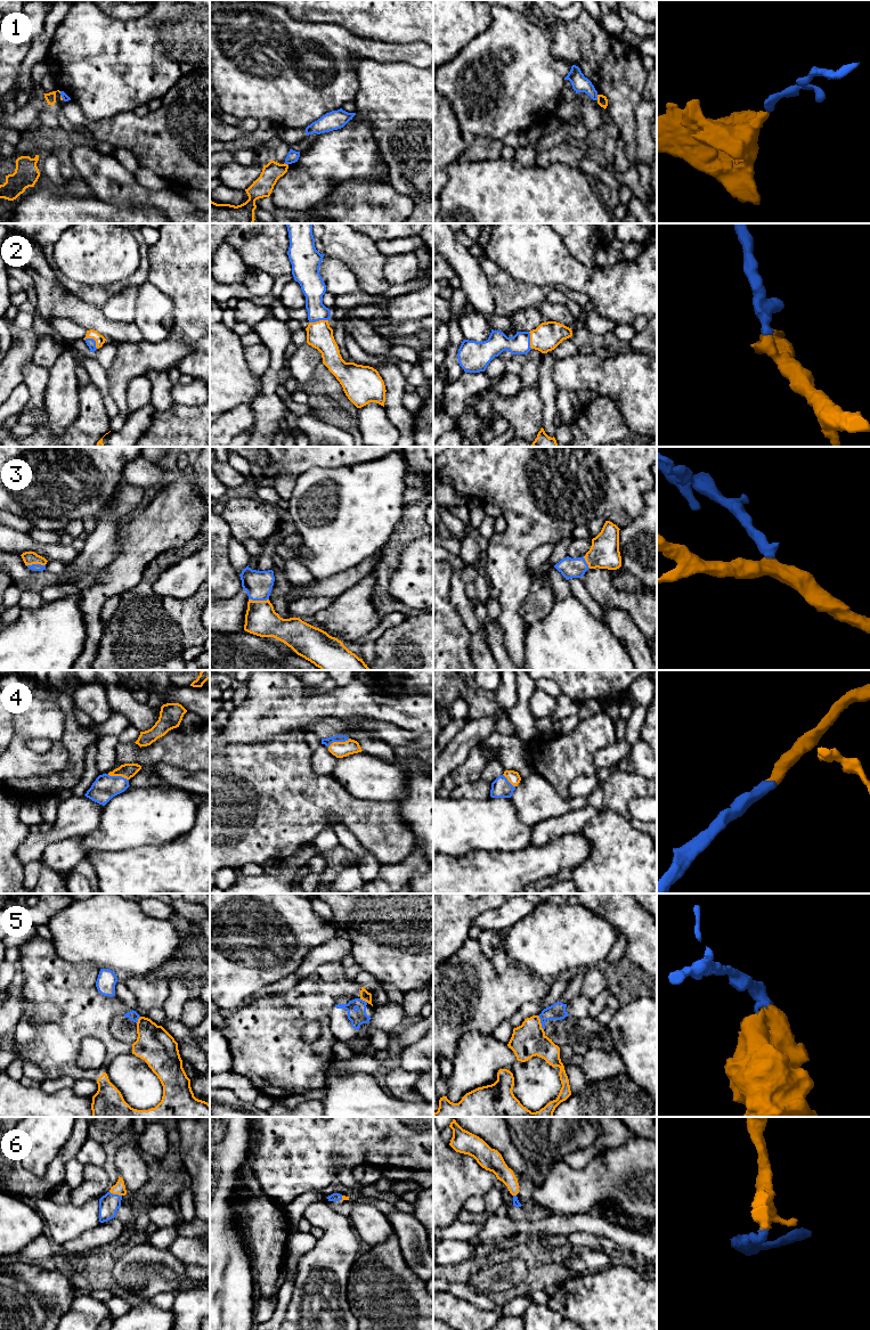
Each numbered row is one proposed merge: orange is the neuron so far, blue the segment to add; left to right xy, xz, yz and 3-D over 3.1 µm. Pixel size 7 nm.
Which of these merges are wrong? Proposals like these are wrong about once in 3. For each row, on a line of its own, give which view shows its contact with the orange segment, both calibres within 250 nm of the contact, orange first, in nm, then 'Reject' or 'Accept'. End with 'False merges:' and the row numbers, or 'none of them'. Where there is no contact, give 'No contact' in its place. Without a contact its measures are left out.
1: Touches orange in yz. Thickness 70 nm (orange) against 120 nm. Reject
2: Touches orange in xz. Thickness 190 nm (orange) against 160 nm. Accept
3: Touches orange in xz. Thickness 220 nm (orange) against 190 nm. Accept
4: Touches orange in xy. Thickness 110 nm (orange) against 170 nm. Accept
5: Touches orange in yz. Thickness 240 nm (orange) against 120 nm. Reject
6: Touches orange in xy. Thickness 80 nm (orange) against 140 nm. Accept
False merges: 1, 5

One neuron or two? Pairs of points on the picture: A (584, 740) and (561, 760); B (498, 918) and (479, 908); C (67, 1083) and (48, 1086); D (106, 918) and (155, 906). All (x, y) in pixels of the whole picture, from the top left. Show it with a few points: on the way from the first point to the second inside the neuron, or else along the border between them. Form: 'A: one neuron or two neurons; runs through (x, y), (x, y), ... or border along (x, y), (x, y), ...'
A: one neuron; runs through (578, 745), (567, 757)
B: two neurons; border along (502, 905), (484, 911), (470, 925)
C: one neuron; runs through (63, 1083), (53, 1085)
D: two neurons; border along (139, 905), (145, 914), (167, 920)

